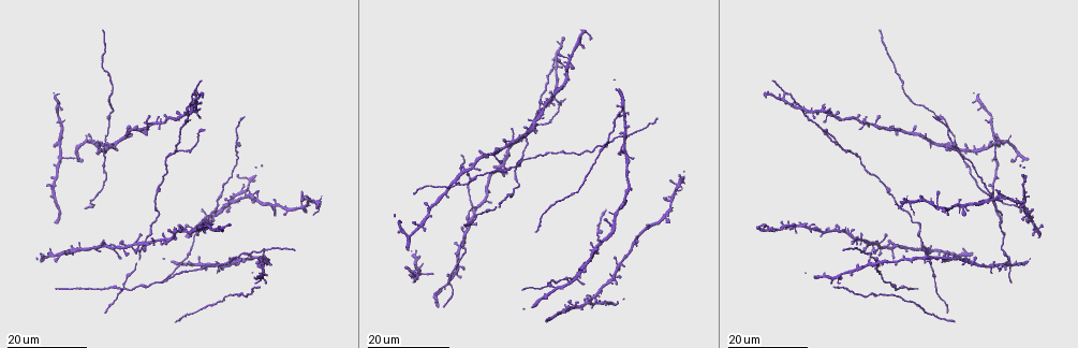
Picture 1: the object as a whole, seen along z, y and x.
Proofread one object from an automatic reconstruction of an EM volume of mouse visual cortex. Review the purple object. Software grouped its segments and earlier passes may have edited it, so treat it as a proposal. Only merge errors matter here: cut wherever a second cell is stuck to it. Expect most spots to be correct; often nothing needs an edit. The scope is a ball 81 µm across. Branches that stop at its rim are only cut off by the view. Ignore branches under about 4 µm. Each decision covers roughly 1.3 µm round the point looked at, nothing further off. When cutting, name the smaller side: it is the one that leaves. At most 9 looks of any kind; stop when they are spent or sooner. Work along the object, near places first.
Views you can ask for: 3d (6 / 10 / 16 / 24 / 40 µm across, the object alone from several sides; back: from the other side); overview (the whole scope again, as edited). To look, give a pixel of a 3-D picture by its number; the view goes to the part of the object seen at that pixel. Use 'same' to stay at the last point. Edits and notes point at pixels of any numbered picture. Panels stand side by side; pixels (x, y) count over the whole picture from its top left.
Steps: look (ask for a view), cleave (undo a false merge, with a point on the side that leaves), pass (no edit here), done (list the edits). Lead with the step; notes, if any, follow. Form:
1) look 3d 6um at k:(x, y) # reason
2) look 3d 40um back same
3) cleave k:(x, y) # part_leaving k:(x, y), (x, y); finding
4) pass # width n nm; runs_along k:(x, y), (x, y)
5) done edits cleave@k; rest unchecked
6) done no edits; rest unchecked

look 3d 24um at 1:(783, 94) # arms part here

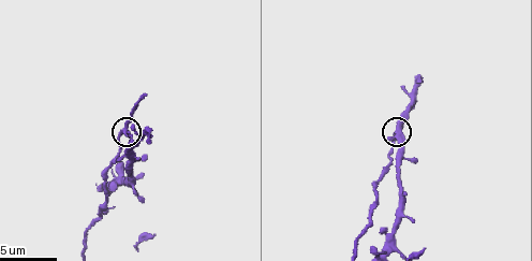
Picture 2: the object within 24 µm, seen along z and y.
look 3d 10um at 2:(126, 130)

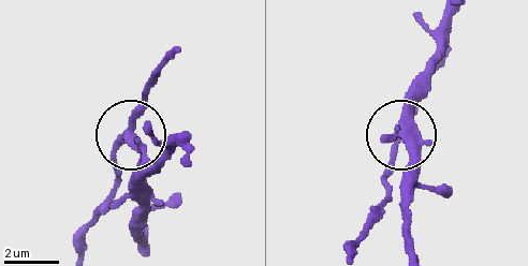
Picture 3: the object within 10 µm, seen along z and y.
pass # runs_along 3:(78, 250), (117, 181), (113, 153), (145, 87); all the same cell

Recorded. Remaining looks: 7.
look 3d 24um at 1:(884, 184) # calibre changes

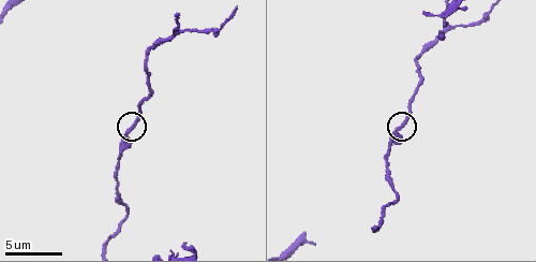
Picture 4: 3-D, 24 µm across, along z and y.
look 3d 10um at 4:(399, 130)

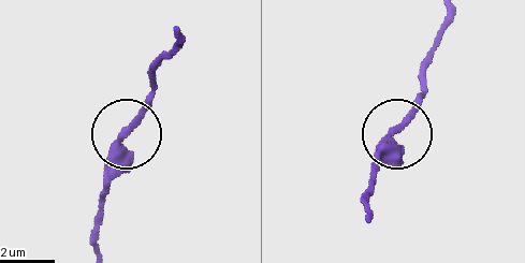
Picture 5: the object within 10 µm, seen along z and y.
pass # width 280 nm; runs_along 5:(100, 250), (108, 152), (155, 86); all the same cell

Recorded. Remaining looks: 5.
look 3d 24um at 1:(106, 146) # four or more arms meet

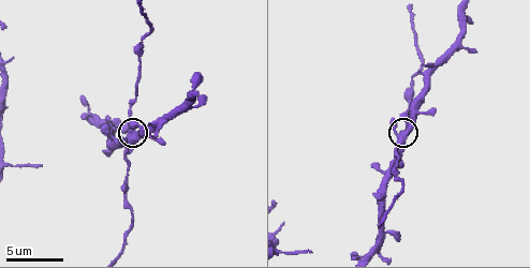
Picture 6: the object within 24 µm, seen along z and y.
look 3d 6um at 6:(131, 132)

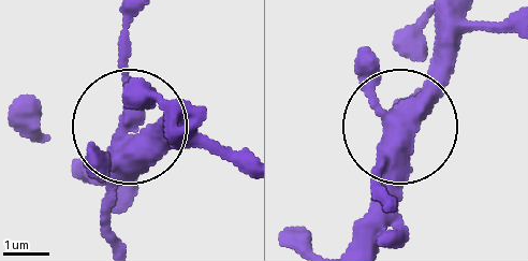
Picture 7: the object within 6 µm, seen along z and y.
pass # width 410 nm; runs_along 7:(199, 115), (137, 124), (122, 12); all the same cell

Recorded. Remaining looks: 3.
look 3d 10um at 4:(450, 27) # a fork

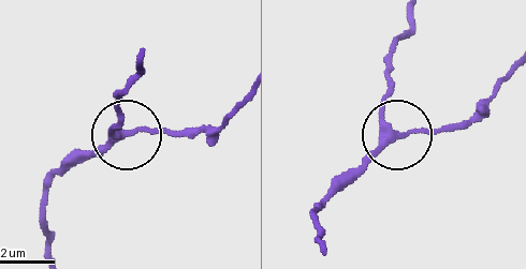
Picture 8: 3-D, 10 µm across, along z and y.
pass # arms 3; one cell here

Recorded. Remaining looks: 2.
done no edits; rest unchecked

